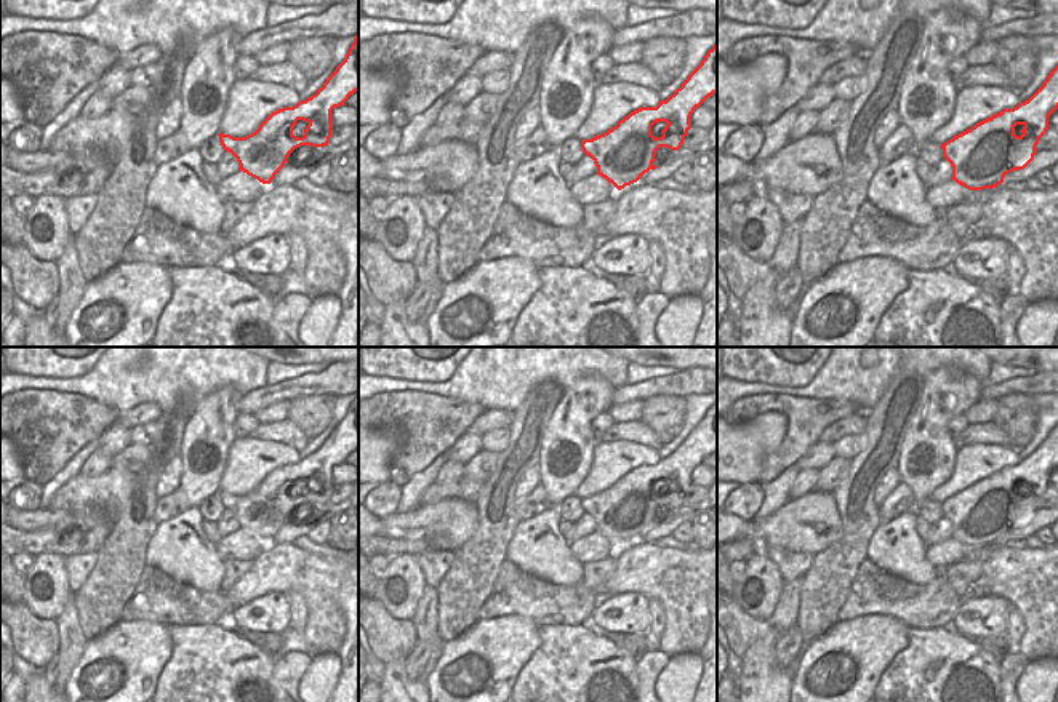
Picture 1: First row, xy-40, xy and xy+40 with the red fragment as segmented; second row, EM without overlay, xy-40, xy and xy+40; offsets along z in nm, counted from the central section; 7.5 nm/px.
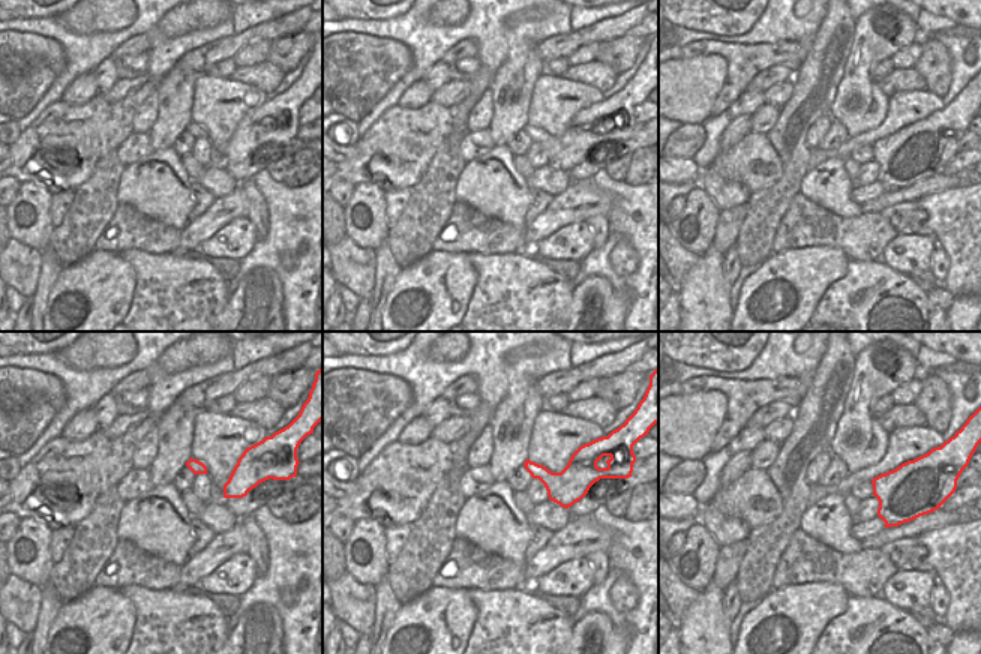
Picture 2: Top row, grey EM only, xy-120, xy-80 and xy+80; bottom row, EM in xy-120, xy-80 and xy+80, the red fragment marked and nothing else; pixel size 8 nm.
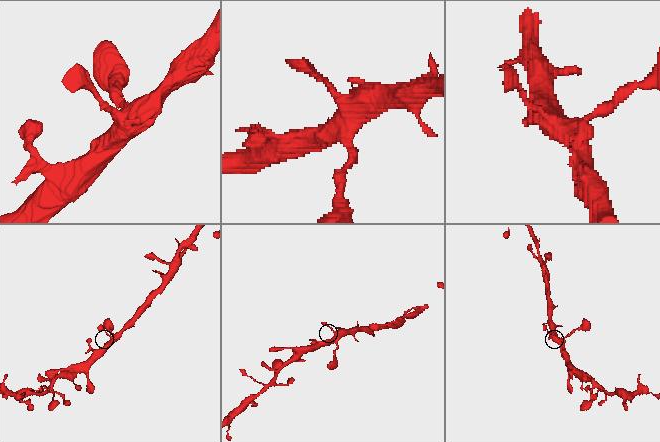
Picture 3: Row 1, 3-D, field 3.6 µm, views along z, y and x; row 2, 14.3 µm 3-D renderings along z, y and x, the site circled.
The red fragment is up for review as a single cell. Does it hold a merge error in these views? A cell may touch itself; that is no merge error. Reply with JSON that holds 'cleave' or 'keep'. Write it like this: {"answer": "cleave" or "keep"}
{"answer": "keep"}

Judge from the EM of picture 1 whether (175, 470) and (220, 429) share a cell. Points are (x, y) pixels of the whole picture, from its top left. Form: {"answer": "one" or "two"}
{"answer": "two"}

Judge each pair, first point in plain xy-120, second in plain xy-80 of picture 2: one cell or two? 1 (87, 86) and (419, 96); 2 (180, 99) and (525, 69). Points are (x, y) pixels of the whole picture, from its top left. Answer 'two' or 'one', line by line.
1: one
2: one

